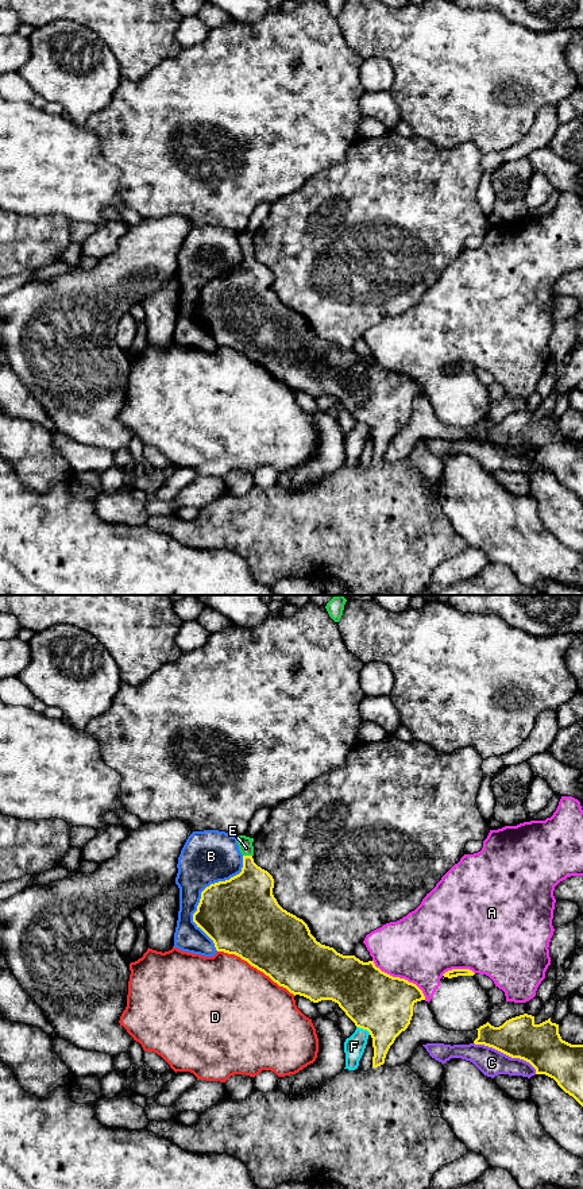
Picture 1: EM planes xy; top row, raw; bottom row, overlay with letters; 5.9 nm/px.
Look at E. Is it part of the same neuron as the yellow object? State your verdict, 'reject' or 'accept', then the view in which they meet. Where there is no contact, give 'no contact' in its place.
accept; meets yellow in xy

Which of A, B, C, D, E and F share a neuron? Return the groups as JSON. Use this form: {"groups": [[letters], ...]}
{"groups": [["A"], ["B"], ["C"], ["D"], ["E"], ["F"]]}

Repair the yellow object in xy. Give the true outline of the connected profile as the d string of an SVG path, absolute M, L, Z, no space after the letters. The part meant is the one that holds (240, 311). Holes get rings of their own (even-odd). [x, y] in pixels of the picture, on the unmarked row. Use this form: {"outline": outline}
{"outline": "M238 232L243 250L242 267L229 275L211 279L201 287L193 317L213 336L217 347L240 352L294 391L304 391L313 398L337 398L356 422L370 428L372 463L383 460L390 441L410 420L413 401L425 395L422 386L405 374L382 367L374 356L363 358L317 337L302 314L278 300L273 290L273 271L254 258L252 238L254 233Z"}

